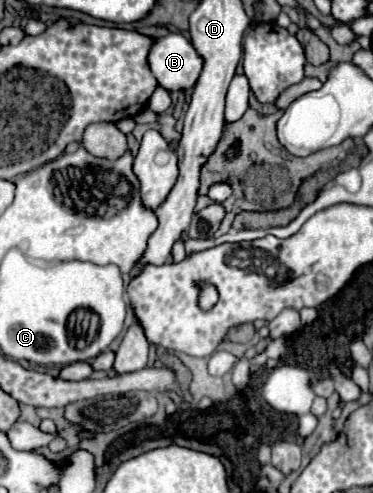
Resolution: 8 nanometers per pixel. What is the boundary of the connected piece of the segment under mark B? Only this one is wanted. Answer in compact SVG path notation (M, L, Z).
M170 33L154 41L150 49L150 69L168 91L184 91L196 85L202 71L202 57L180 33Z

